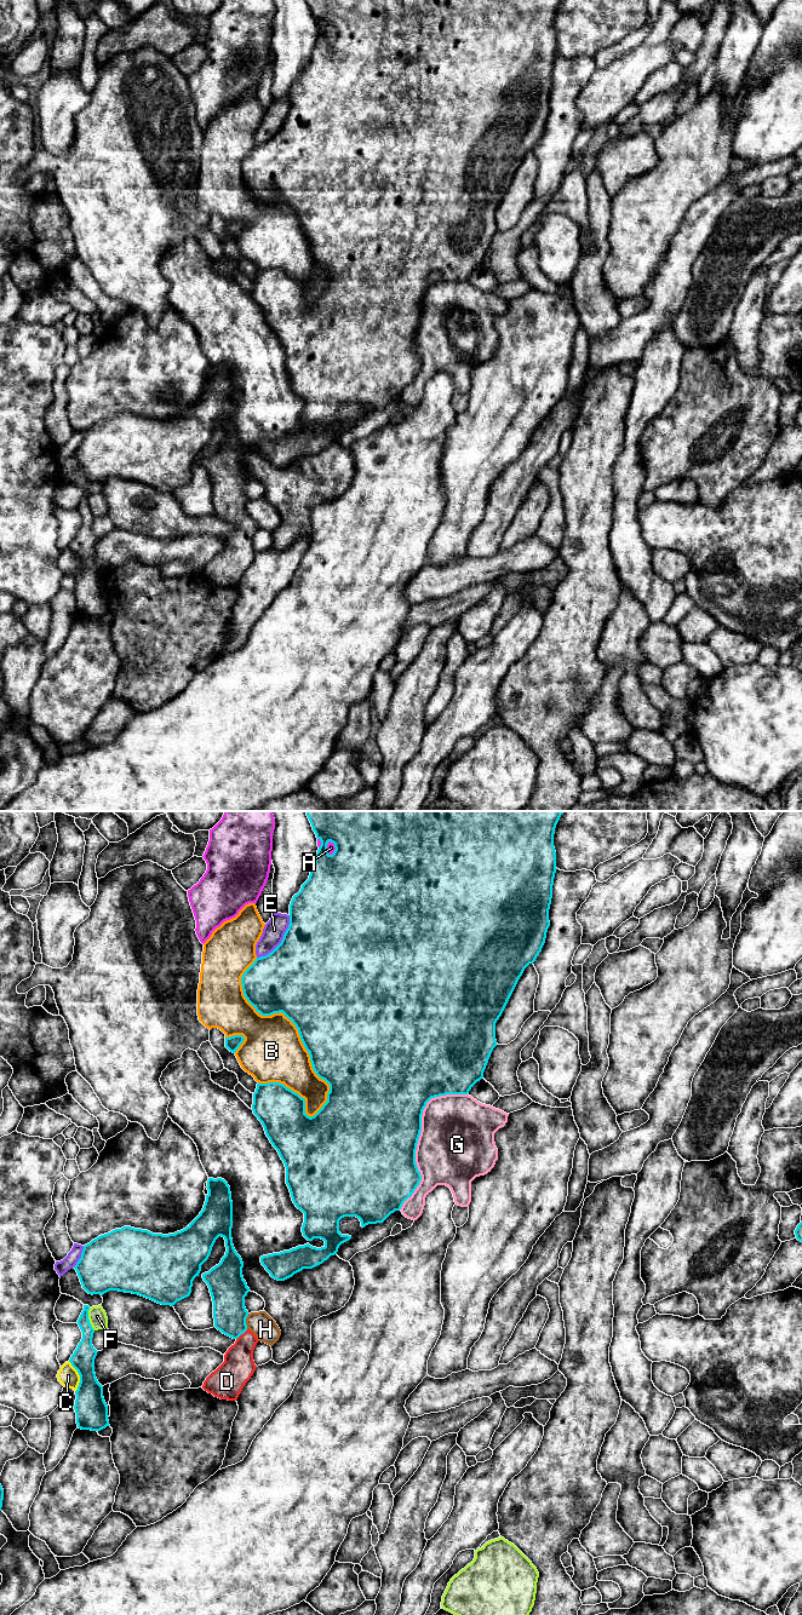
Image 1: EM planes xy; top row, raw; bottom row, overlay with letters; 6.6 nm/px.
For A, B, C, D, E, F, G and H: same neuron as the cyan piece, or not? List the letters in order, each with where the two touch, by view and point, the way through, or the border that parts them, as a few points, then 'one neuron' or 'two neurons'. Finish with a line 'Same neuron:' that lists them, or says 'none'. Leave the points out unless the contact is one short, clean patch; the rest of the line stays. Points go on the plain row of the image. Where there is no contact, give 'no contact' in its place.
A: xy (326, 34) | two neurons
B: xy (296, 213) | two neurons
C: xy (80, 563) | two neurons
D: xy (241, 519) | across xy (229, 499), (233, 511), (241, 519), (241, 540), (238, 555) | one neuron
E: xy (281, 127) | two neurons
F: xy (87, 505) | two neurons
G: xy (419, 321) | two neurons
H: xy (245, 507) | two neurons
Same neuron: D

